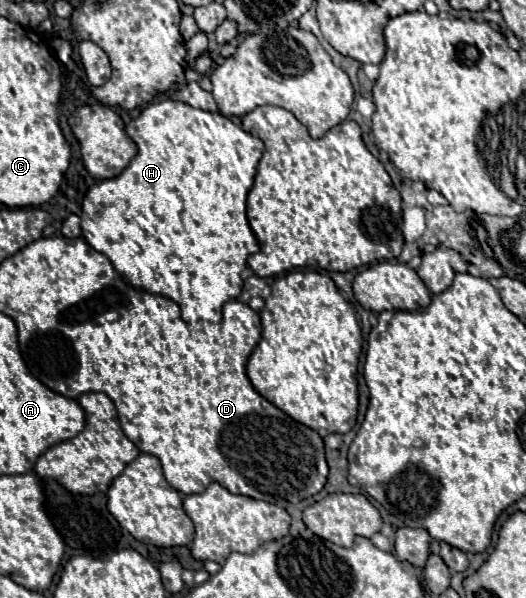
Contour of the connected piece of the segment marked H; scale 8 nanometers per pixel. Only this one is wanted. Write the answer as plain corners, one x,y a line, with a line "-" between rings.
168,98
150,102
146,108
142,108
140,116
126,124
126,134
138,146
138,154
132,158
132,162
128,164
128,168
120,176
110,178
110,180
100,180
100,182
90,186
90,190
86,192
86,198
82,202
82,224
80,224
82,226
82,236
94,250
106,254
108,260
114,264
116,272
120,272
134,288
142,288
150,294
160,294
160,296
166,296
166,298
174,300
182,310
182,320
184,322
196,322
196,320
220,322
222,320
222,306
228,300
238,298
238,294
242,292
240,272
246,268
248,256
260,250
260,246
254,238
254,232
252,232
252,228
246,220
246,196
248,196
248,190
252,188
256,168
258,168
258,162
262,158
264,144
262,144
260,138
248,134
246,130
236,126
230,118
222,116
220,112
214,112
214,114
204,112
204,110
192,108
184,102
174,102
174,100
168,100

